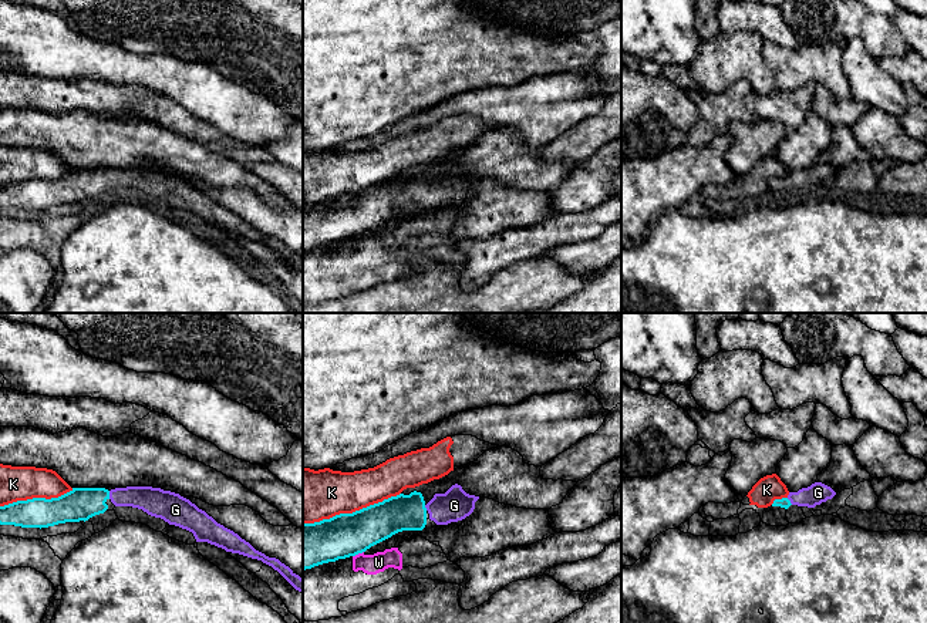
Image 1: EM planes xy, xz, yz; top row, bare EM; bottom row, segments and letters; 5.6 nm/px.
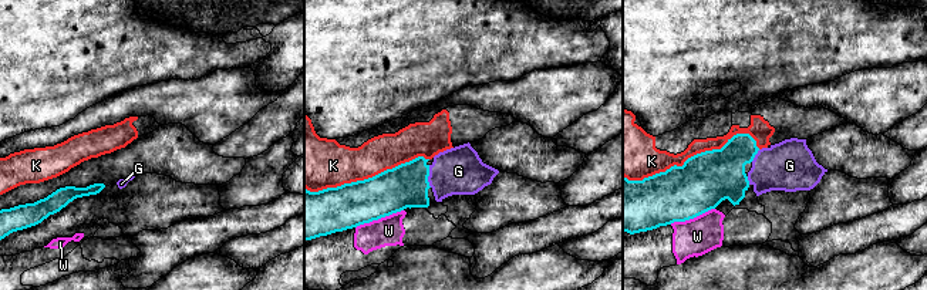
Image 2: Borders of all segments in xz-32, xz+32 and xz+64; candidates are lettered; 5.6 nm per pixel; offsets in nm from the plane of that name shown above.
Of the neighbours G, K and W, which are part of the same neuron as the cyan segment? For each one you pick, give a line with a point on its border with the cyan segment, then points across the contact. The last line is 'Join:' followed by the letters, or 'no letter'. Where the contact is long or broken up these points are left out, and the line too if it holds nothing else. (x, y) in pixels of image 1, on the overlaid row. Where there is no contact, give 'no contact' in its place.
G: contact xy (108, 495); way xy (80, 504), (100, 495), (108, 495), (149, 499)
Join: G

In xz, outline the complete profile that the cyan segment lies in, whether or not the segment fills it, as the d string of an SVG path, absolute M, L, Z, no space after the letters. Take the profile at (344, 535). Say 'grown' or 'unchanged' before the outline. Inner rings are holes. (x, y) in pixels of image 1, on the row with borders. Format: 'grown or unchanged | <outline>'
grown | M452 485L427 504L421 492L400 494L353 513L303 523L303 570L365 552L402 531L422 531L429 518L448 525L469 516L479 496Z

